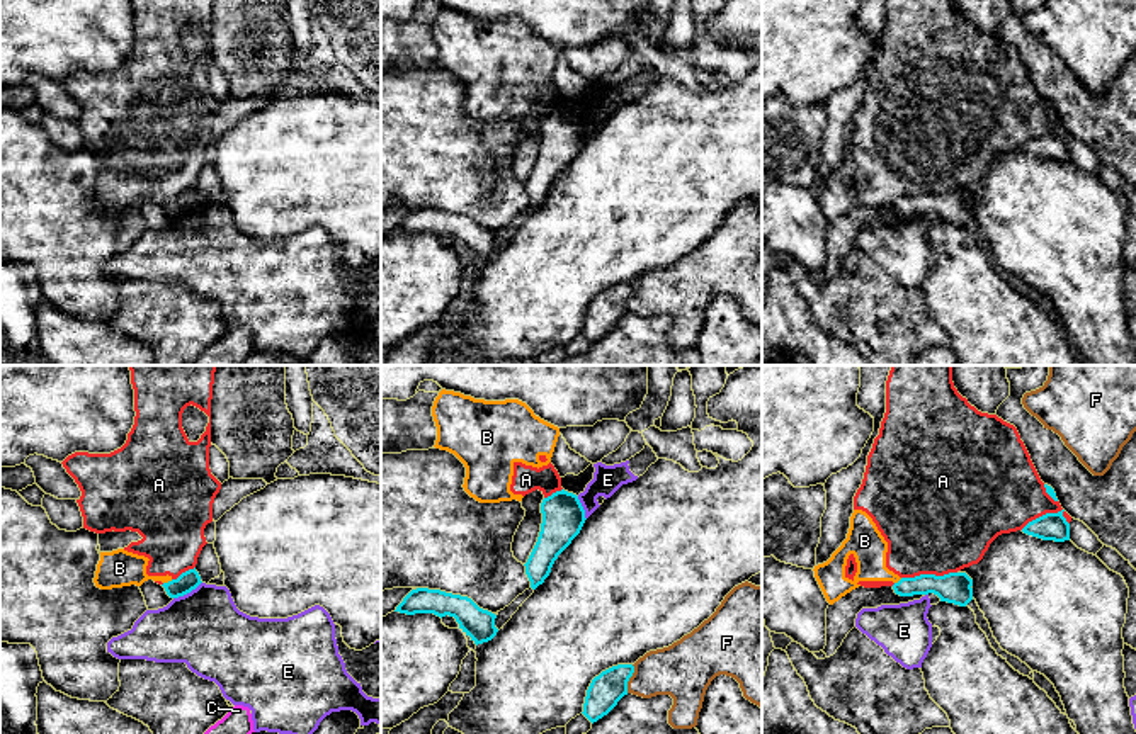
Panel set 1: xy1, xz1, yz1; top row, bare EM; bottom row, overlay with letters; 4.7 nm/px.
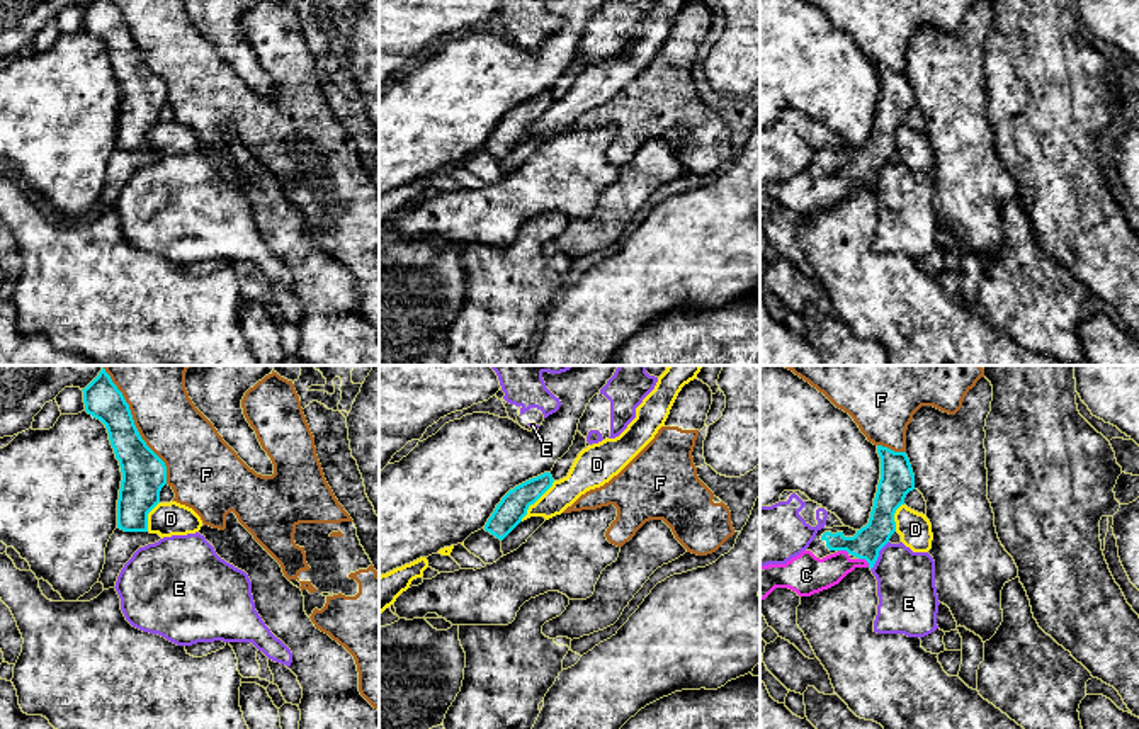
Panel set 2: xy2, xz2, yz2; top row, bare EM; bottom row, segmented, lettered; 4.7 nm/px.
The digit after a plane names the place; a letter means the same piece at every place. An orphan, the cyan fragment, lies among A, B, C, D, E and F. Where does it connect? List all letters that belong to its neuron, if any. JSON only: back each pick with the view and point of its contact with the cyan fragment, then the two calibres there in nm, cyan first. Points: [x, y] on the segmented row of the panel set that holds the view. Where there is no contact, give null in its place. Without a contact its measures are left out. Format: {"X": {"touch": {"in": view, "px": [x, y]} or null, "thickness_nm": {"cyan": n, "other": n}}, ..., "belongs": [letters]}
{"C": {"touch": {"in": "yz2", "px": [866, 559]}, "thickness_nm": {"cyan": 140, "other": 160}}, "belongs": ["C"]}

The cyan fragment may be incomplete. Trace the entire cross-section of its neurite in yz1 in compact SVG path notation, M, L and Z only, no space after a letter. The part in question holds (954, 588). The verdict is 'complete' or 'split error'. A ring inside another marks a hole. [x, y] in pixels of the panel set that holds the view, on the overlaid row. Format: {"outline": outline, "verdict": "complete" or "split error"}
{"outline": "M949 573L944 576L920 574L915 578L901 578L893 584L900 596L934 593L940 601L966 607L973 600L973 579L966 573Z", "verdict": "complete"}

